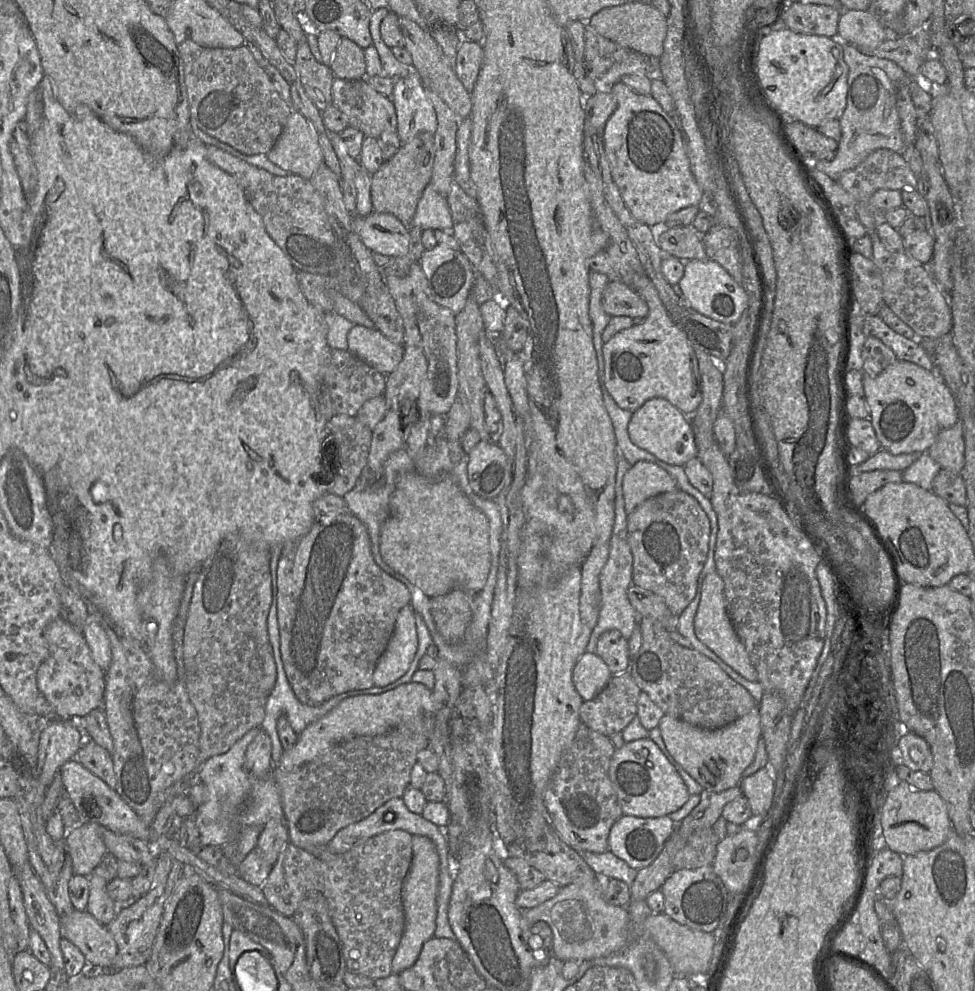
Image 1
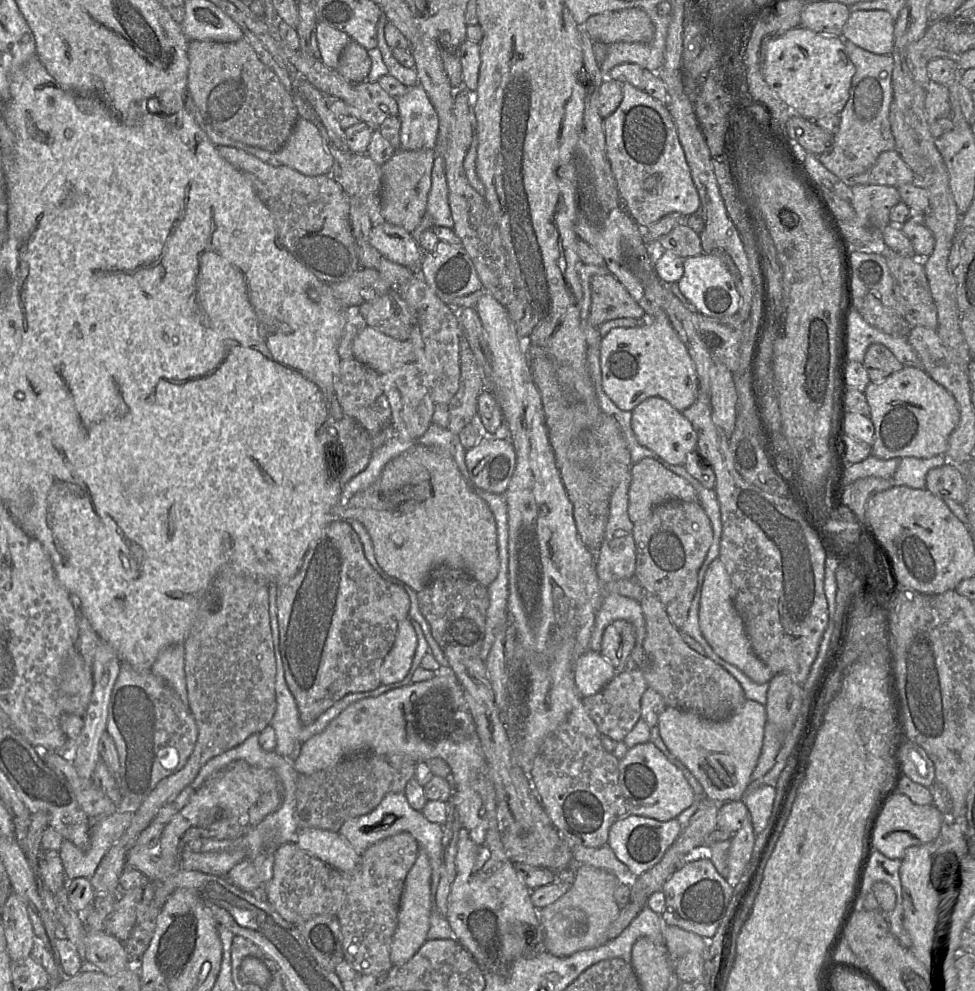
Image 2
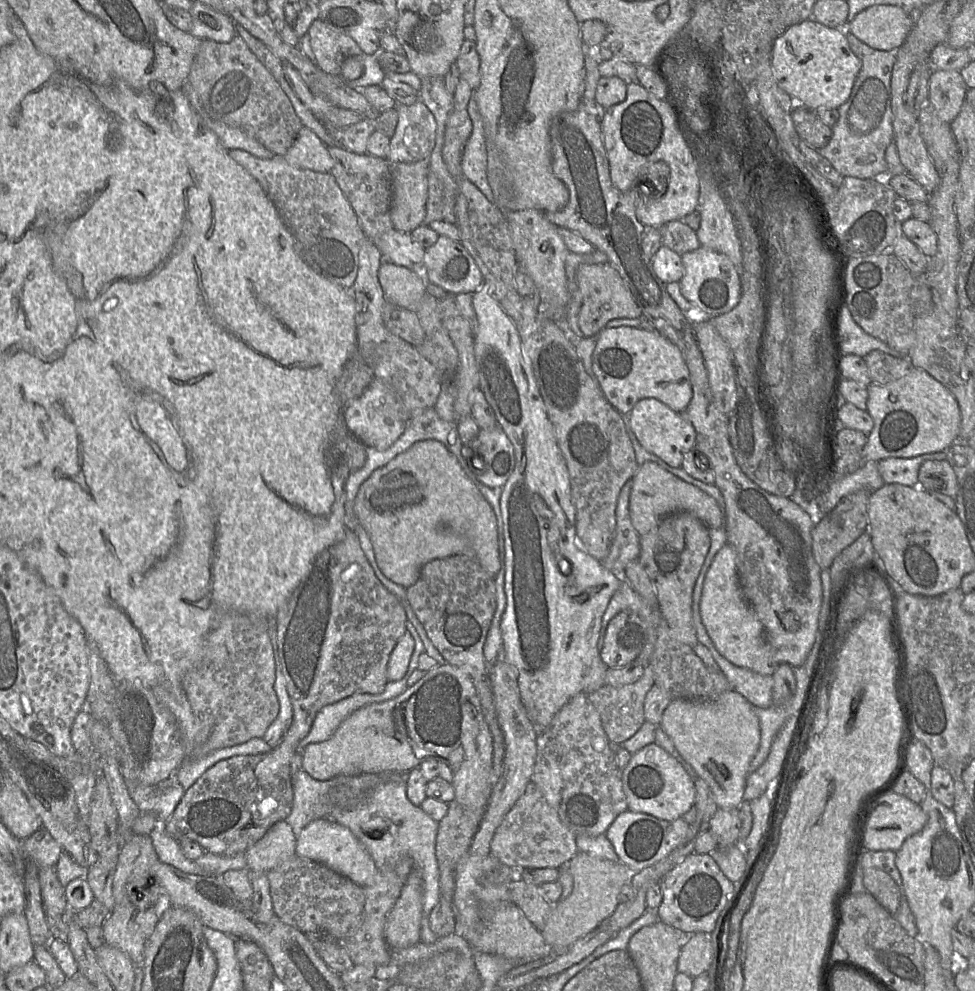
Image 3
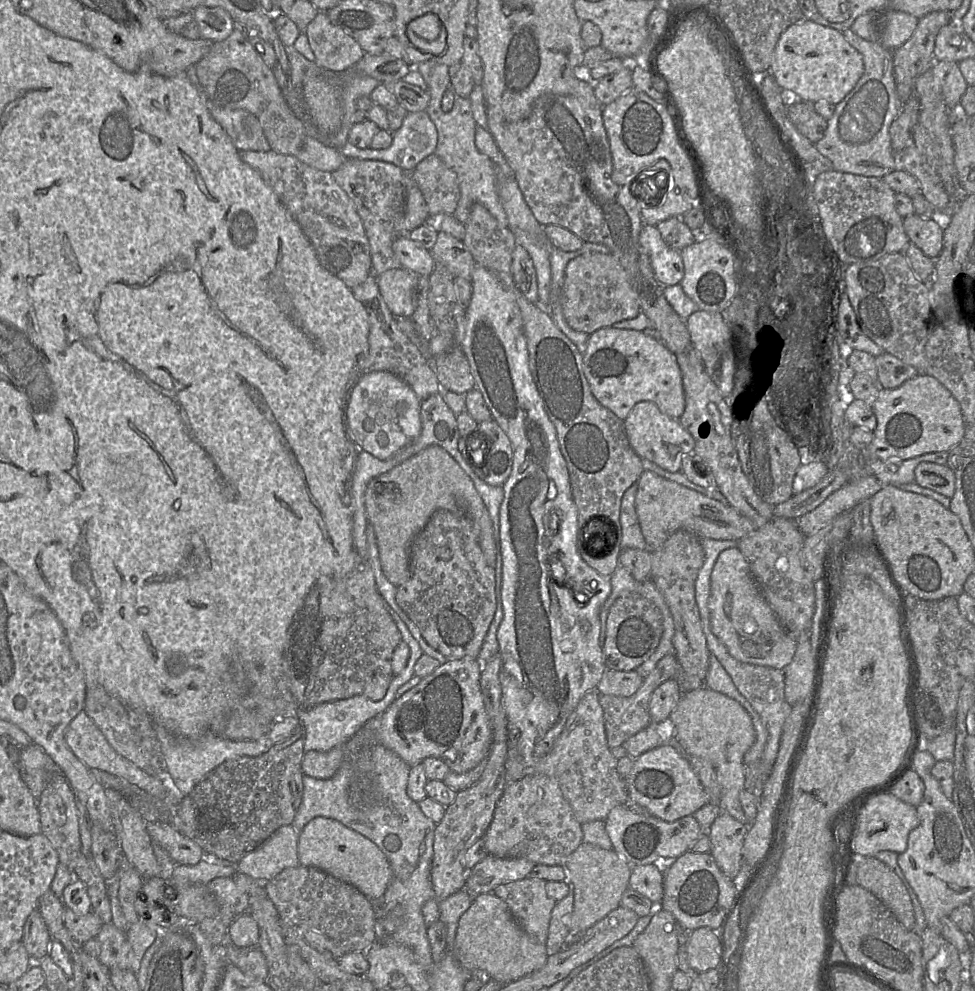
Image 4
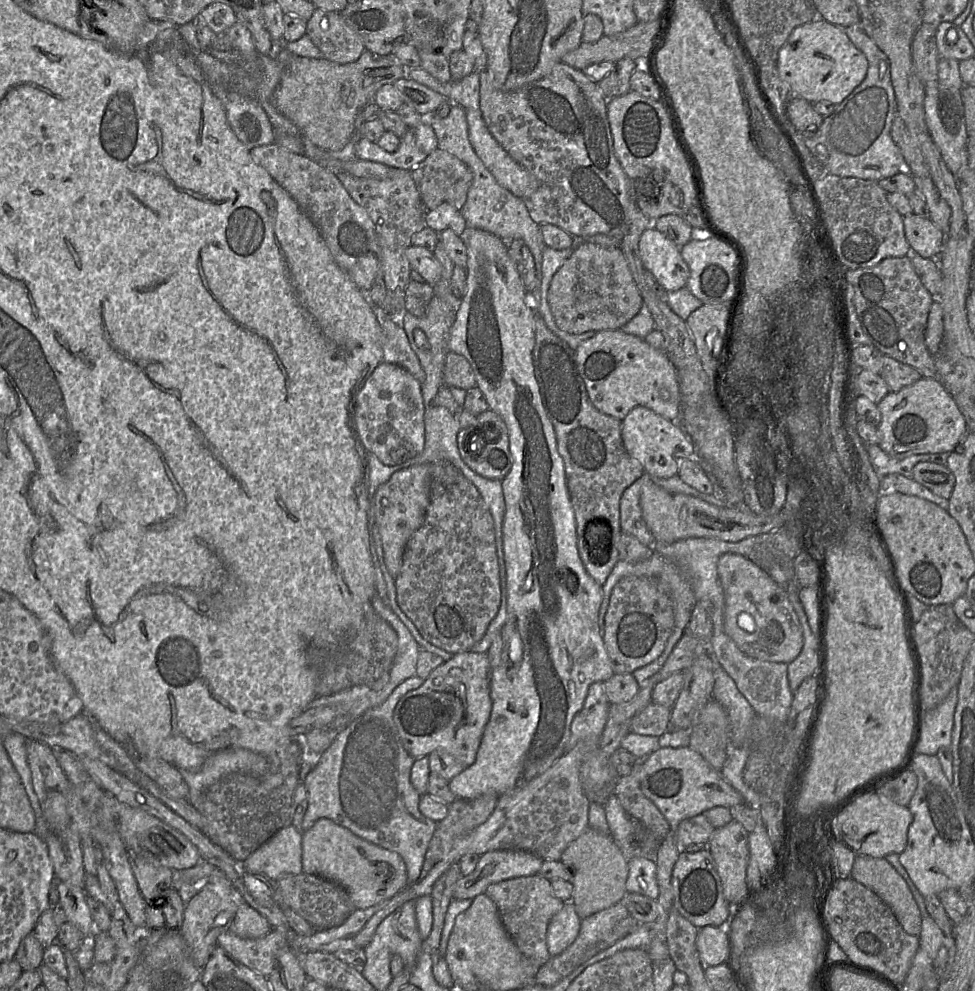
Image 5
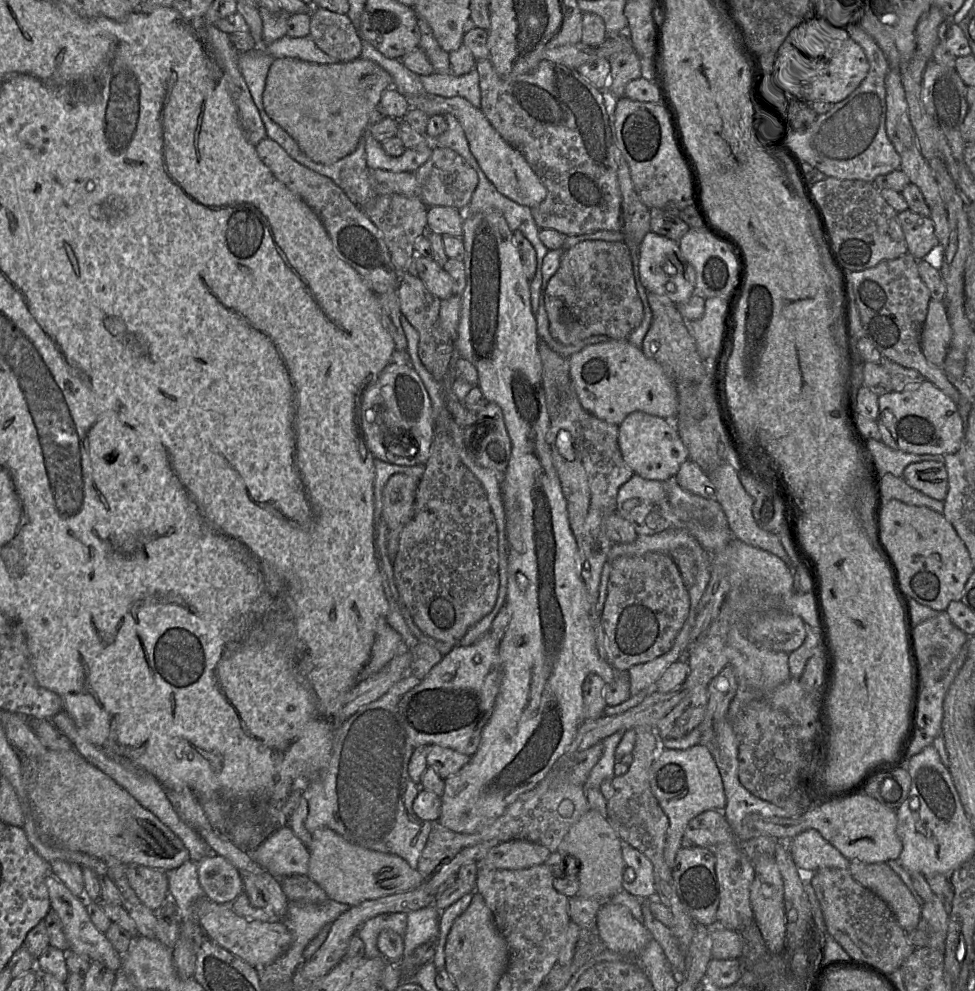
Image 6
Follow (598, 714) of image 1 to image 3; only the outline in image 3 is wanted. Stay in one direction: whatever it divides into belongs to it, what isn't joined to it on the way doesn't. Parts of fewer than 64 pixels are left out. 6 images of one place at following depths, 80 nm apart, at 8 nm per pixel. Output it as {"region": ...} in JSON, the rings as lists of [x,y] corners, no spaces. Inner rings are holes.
{"region":[[[651,666],[645,668],[643,675],[636,682],[623,686],[604,685],[588,694],[588,698],[600,715],[603,729],[611,743],[622,745],[632,737],[646,721],[644,702],[648,691],[655,685]]]}

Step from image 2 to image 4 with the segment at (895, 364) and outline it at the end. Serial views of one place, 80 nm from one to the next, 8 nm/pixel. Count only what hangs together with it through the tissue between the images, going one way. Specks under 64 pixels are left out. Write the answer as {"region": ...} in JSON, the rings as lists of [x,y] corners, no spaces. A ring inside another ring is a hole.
{"region":[[[884,352],[875,357],[877,381],[881,387],[894,389],[919,374],[917,369]]]}

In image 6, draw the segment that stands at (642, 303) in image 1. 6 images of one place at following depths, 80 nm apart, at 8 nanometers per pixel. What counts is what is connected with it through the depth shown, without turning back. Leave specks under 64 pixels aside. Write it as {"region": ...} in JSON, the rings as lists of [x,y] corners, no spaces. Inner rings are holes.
{"region":[[[584,241],[567,250],[558,270],[550,278],[545,308],[551,336],[573,344],[590,336],[627,339],[642,322],[644,308],[633,276],[630,250],[624,241]]]}

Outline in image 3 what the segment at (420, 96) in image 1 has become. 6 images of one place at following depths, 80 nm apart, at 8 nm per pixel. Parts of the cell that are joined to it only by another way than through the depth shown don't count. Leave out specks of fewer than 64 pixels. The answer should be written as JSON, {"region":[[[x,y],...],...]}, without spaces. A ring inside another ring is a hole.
{"region":[[[421,100],[411,105],[397,104],[396,108],[399,119],[386,160],[395,164],[429,158],[436,142],[434,115]]]}

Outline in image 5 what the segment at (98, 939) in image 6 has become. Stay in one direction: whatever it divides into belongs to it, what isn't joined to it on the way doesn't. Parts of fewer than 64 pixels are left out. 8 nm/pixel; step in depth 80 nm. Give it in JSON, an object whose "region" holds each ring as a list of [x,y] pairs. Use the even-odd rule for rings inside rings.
{"region":[[[58,882],[59,907],[63,909],[67,918],[83,933],[86,938],[93,938],[96,931],[83,889]]]}

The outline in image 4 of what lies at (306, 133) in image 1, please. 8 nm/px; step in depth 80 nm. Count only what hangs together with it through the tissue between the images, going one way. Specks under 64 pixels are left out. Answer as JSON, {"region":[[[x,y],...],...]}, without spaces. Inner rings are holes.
{"region":[[[305,135],[304,142],[295,155],[301,162],[321,171],[333,172],[340,167],[346,157],[335,147]]]}

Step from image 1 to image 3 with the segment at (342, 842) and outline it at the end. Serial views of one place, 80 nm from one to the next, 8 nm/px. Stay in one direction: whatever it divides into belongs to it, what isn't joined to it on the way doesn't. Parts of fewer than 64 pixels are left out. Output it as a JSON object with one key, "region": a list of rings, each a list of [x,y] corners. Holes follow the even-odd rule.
{"region":[[[396,774],[377,787],[361,806],[351,810],[334,808],[331,817],[354,834],[366,848],[378,869],[387,869],[401,856],[410,856],[413,859],[414,870],[419,872],[424,884],[420,943],[433,944],[429,938],[429,916],[440,895],[440,872],[436,857],[438,823],[421,807],[413,805],[408,800],[406,786],[407,774]]]}

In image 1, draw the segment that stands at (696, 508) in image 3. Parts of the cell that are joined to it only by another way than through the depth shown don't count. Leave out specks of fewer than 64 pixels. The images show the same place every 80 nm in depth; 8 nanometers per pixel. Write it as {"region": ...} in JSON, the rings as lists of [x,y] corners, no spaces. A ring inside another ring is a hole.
{"region":[[[638,461],[631,465],[623,479],[623,495],[627,515],[646,499],[678,490],[669,473],[653,462]]]}

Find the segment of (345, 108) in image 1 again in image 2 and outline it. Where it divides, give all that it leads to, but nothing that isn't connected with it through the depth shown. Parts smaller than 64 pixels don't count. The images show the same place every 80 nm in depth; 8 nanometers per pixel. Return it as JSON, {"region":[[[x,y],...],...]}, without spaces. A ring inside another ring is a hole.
{"region":[[[377,82],[354,84],[353,97],[345,101],[356,110],[361,122],[375,130],[388,118],[398,115],[397,98],[390,96]]]}

